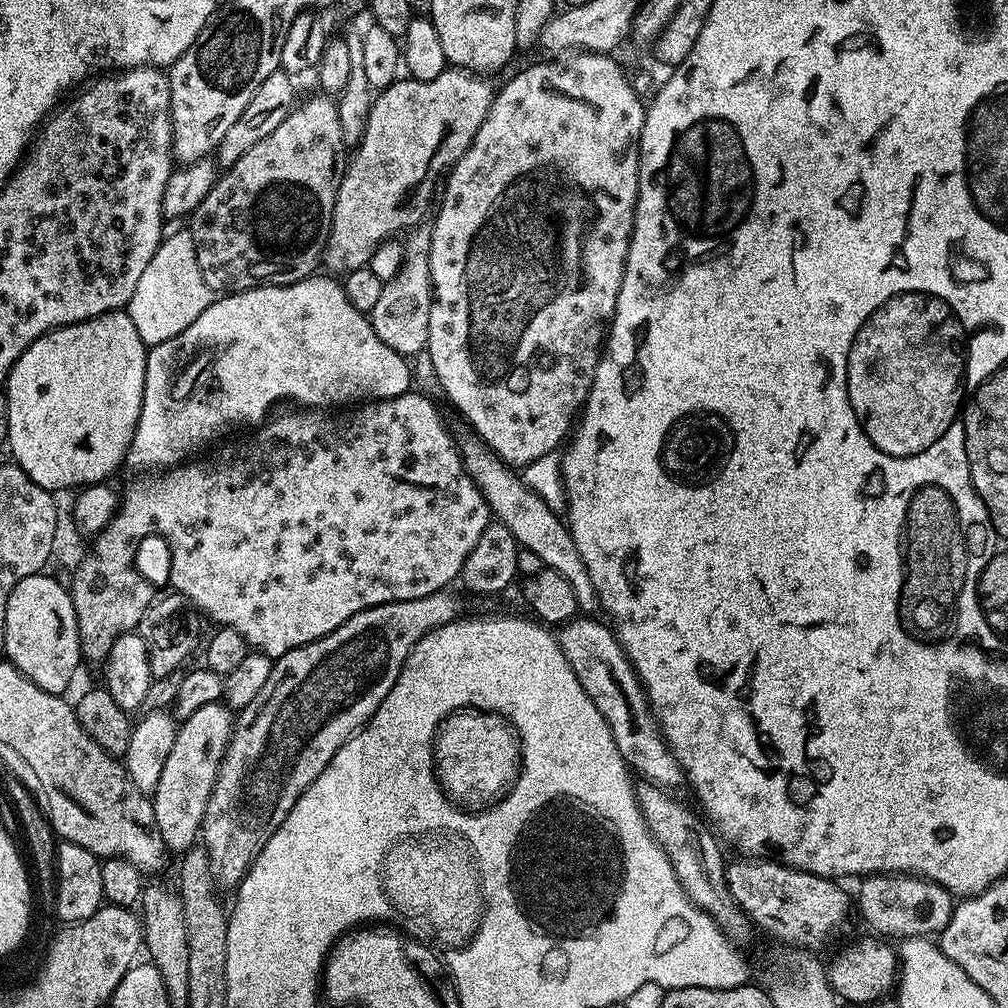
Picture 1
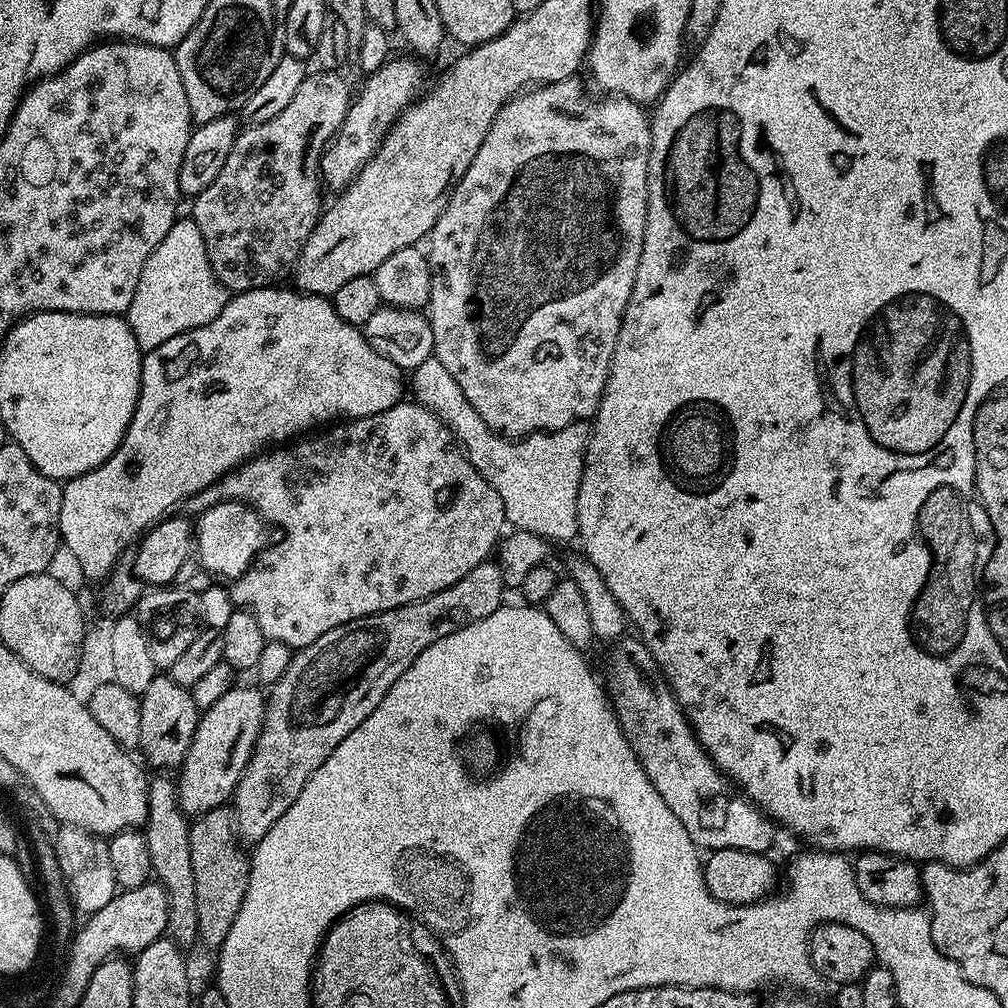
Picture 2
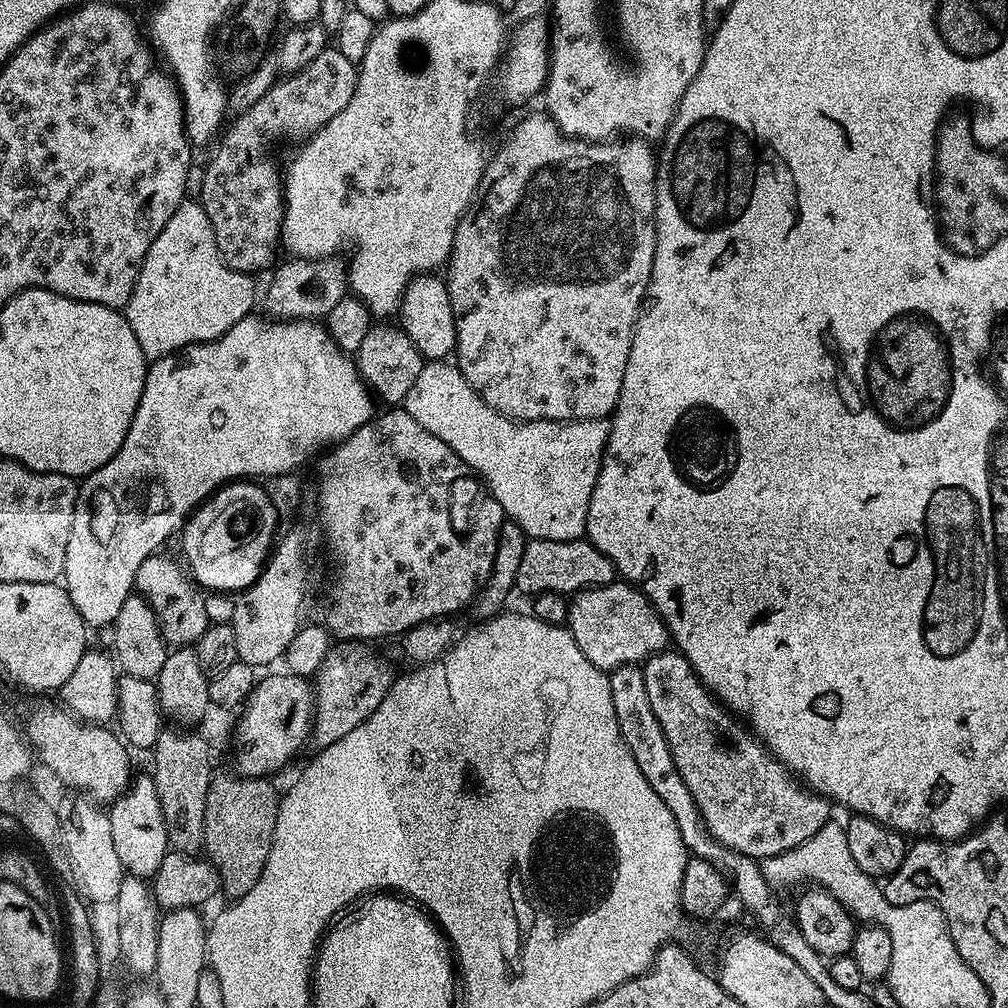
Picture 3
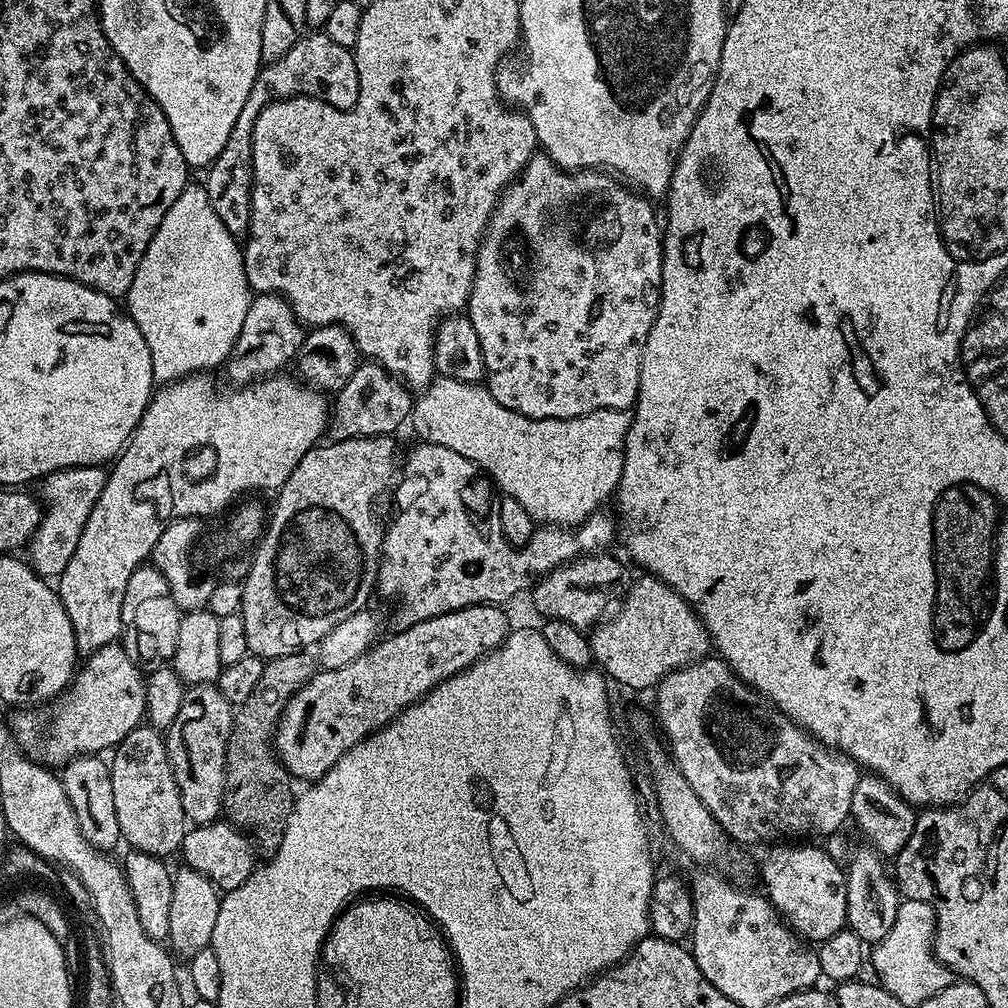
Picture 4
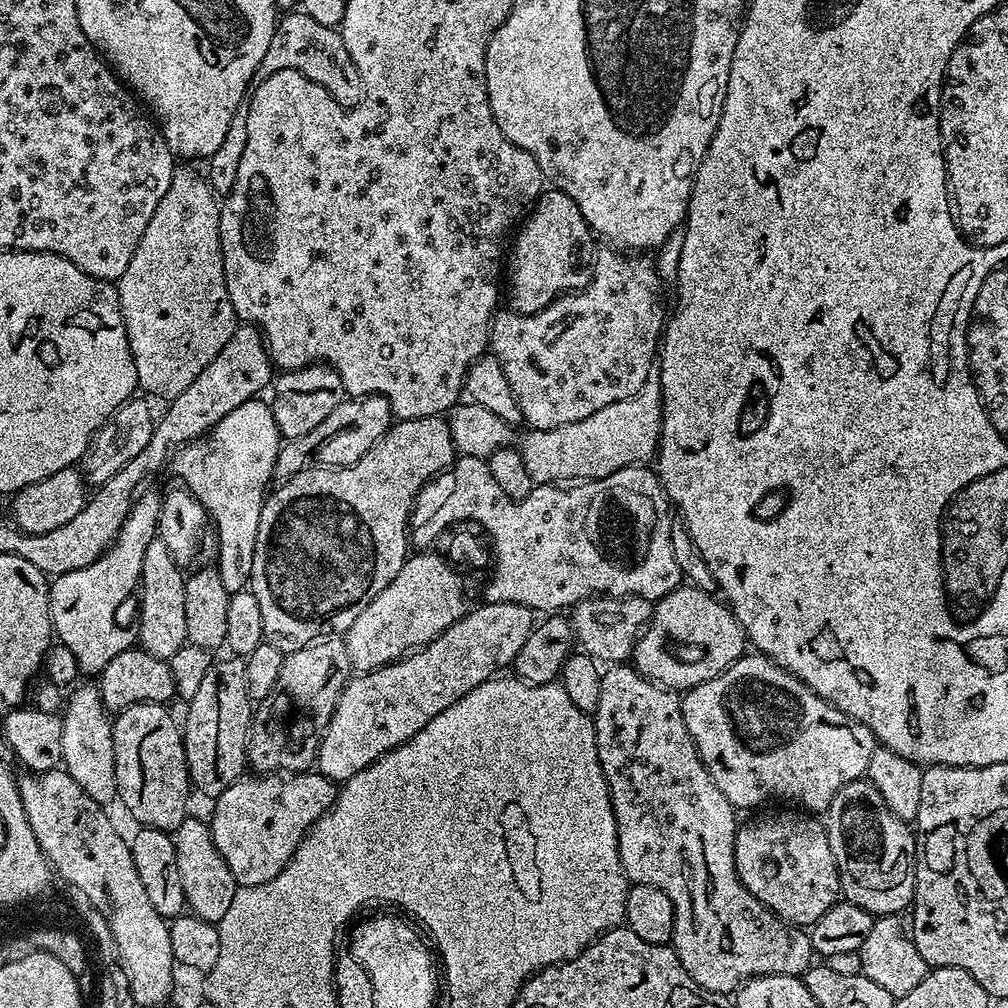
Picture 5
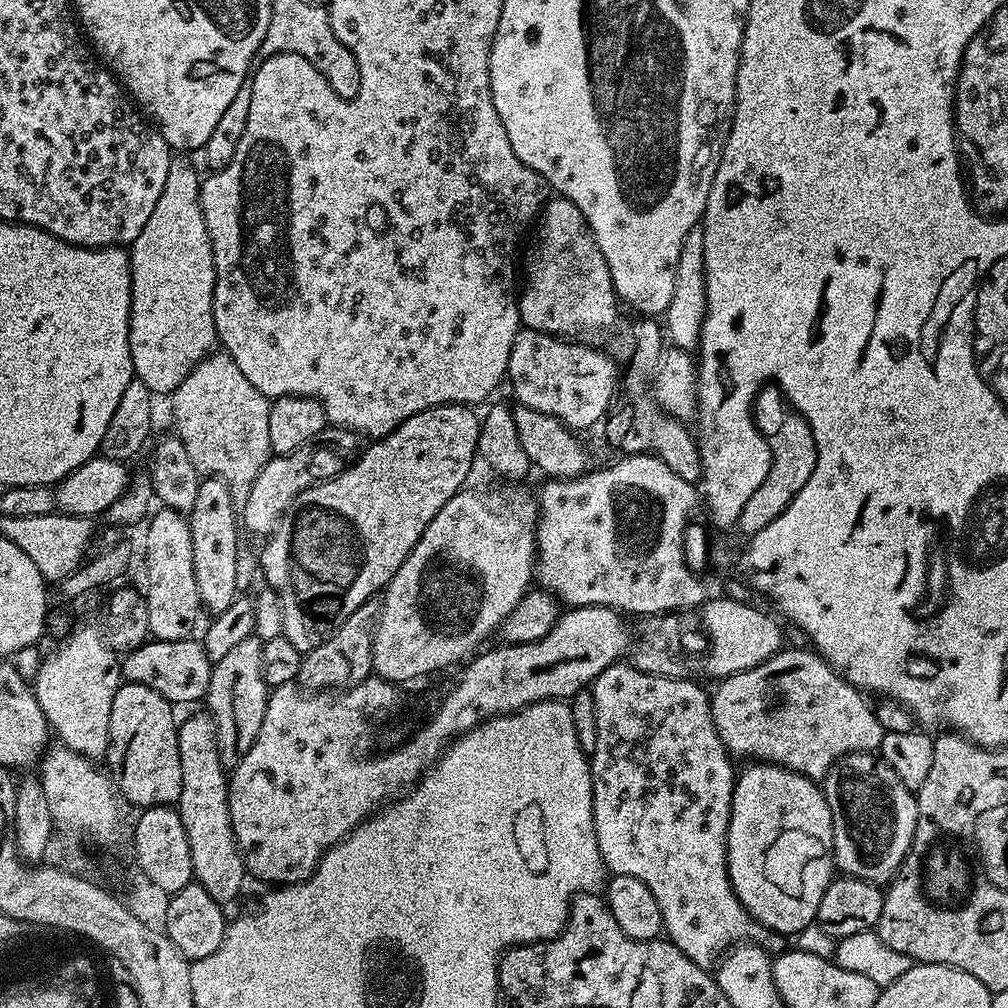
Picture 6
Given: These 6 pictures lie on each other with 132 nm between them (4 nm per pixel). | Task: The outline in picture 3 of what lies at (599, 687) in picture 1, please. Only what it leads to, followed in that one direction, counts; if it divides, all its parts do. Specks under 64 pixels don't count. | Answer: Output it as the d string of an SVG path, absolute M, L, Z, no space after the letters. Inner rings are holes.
M678 650L655 652L643 661L647 697L654 716L661 723L662 732L673 755L674 764L686 787L693 795L696 808L709 830L709 834L738 854L763 862L767 856L777 856L794 846L802 846L806 838L814 838L822 826L830 823L828 816L833 805L817 792L809 790L793 773L789 772L767 748L756 739L743 719L729 712L705 684L694 674L690 662Z

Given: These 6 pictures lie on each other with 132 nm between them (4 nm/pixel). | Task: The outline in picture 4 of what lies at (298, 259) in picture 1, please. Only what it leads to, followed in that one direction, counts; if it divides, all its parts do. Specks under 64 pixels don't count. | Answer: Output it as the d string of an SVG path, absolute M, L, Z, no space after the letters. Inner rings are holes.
M320 30L301 36L286 54L282 54L282 58L267 61L261 67L254 86L250 86L250 95L246 97L246 103L234 122L234 130L230 130L230 138L226 146L222 146L222 154L218 154L218 158L214 158L214 162L208 165L209 180L203 185L208 192L210 206L214 206L214 214L218 214L222 226L226 226L232 236L240 238L247 233L248 219L252 213L252 127L258 114L262 114L262 110L276 100L285 100L291 96L309 96L335 108L352 108L358 102L359 89L355 55L349 49L330 42L330 38Z

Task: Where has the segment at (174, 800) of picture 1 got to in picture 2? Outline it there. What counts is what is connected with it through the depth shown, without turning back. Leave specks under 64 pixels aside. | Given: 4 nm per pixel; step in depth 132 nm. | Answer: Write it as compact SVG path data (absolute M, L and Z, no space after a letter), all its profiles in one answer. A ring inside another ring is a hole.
M233 686L229 692L222 694L222 698L218 698L218 702L214 702L214 706L203 709L190 750L178 769L180 809L189 818L229 803L246 770L248 759L256 749L256 739L260 736L260 727L264 725L266 696L263 691L259 692L259 687L240 687Z

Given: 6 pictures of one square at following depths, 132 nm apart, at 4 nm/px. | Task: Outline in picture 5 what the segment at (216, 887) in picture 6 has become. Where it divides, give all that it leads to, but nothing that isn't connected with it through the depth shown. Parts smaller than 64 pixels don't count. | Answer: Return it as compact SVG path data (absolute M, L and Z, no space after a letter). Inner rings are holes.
M186 818L177 826L174 833L178 854L178 874L182 874L182 890L187 911L198 919L219 925L222 914L230 906L238 887L230 866L218 854L218 846L212 841L212 829L200 820Z

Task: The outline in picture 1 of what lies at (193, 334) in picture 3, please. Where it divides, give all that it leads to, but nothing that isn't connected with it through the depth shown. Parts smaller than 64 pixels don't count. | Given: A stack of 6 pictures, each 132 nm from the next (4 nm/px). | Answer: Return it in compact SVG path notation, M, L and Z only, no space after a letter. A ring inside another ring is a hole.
M191 231L175 234L171 238L161 239L158 250L154 250L154 258L150 258L142 278L138 278L138 287L126 311L134 322L134 330L138 330L138 338L146 346L166 342L166 338L174 338L174 334L182 334L206 306L210 306L214 293L206 286L206 278L202 278L202 270L198 270L198 254L194 250L194 238Z

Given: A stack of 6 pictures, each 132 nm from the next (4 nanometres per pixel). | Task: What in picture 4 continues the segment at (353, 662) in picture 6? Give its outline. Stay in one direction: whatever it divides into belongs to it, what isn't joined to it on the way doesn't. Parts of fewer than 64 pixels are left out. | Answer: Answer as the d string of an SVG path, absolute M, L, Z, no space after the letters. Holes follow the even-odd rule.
M308 650L271 657L265 663L262 678L258 678L258 686L254 686L250 698L235 705L232 714L232 729L226 750L228 765L224 768L222 812L237 828L250 833L259 855L264 858L271 858L278 850L294 803L294 777L274 755L276 723L280 721L286 702L317 671L317 661Z

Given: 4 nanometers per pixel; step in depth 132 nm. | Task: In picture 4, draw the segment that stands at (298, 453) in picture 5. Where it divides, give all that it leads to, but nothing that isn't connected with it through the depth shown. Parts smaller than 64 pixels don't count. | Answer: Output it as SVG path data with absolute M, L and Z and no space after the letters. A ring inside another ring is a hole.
M375 362L357 363L354 374L348 379L346 386L342 386L342 390L335 393L334 403L330 408L327 435L332 440L354 440L357 436L386 436L395 433L395 428L402 427L411 417L413 403L413 393L397 376L393 376L391 372L387 372Z

